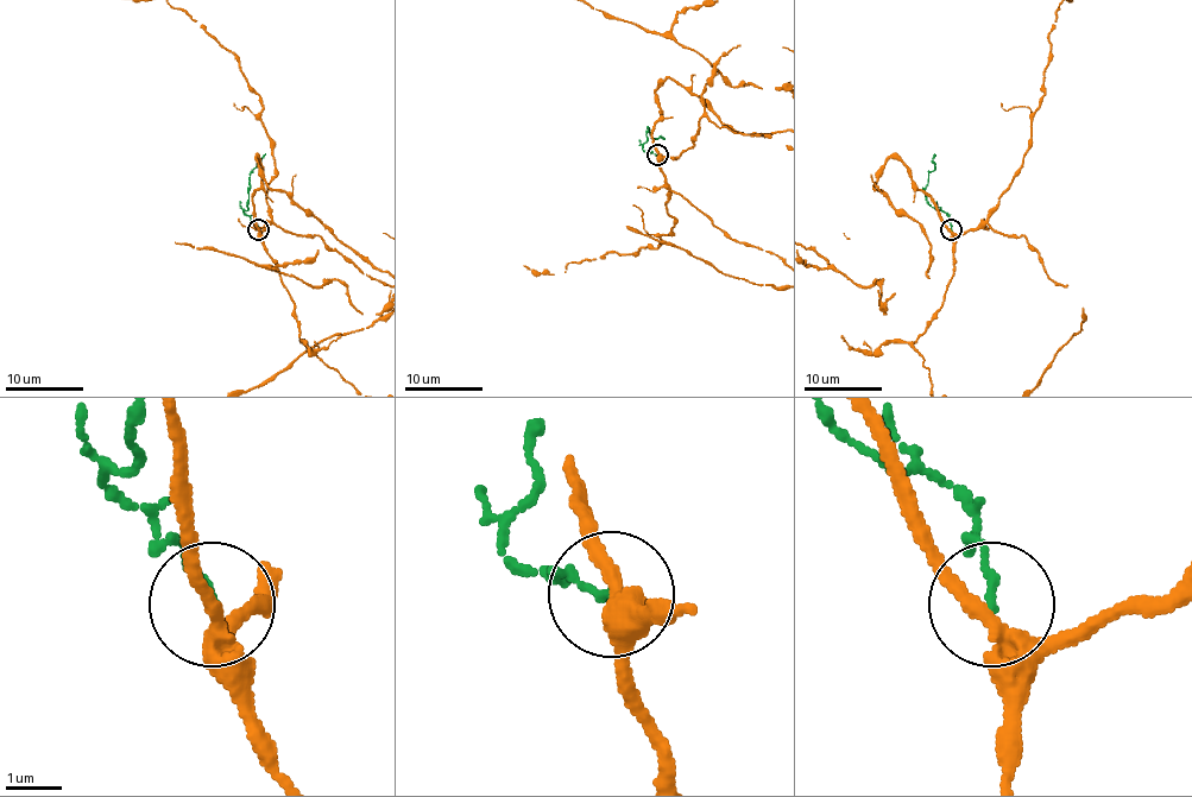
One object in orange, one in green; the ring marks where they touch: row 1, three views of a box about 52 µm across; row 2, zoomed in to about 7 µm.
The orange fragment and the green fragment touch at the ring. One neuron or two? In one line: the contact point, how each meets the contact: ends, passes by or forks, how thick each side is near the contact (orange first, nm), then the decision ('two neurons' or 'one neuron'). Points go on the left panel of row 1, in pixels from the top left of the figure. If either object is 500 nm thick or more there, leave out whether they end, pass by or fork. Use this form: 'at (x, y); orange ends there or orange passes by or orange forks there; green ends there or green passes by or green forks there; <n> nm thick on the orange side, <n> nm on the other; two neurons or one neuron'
at (258, 229); orange forks there; green ends there; 240 nm thick on the orange side, 140 nm on the other; two neurons

